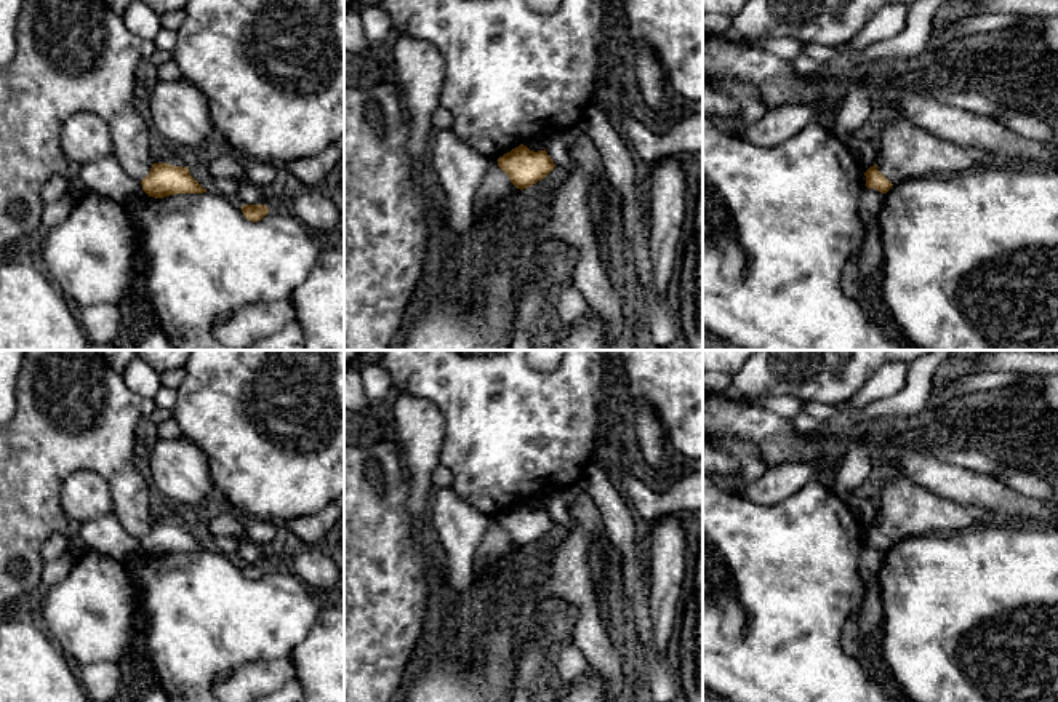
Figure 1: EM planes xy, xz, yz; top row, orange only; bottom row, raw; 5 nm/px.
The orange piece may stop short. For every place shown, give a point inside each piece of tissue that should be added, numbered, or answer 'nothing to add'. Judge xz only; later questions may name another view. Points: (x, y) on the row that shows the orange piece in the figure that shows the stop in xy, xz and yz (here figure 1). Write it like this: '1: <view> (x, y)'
nothing to add

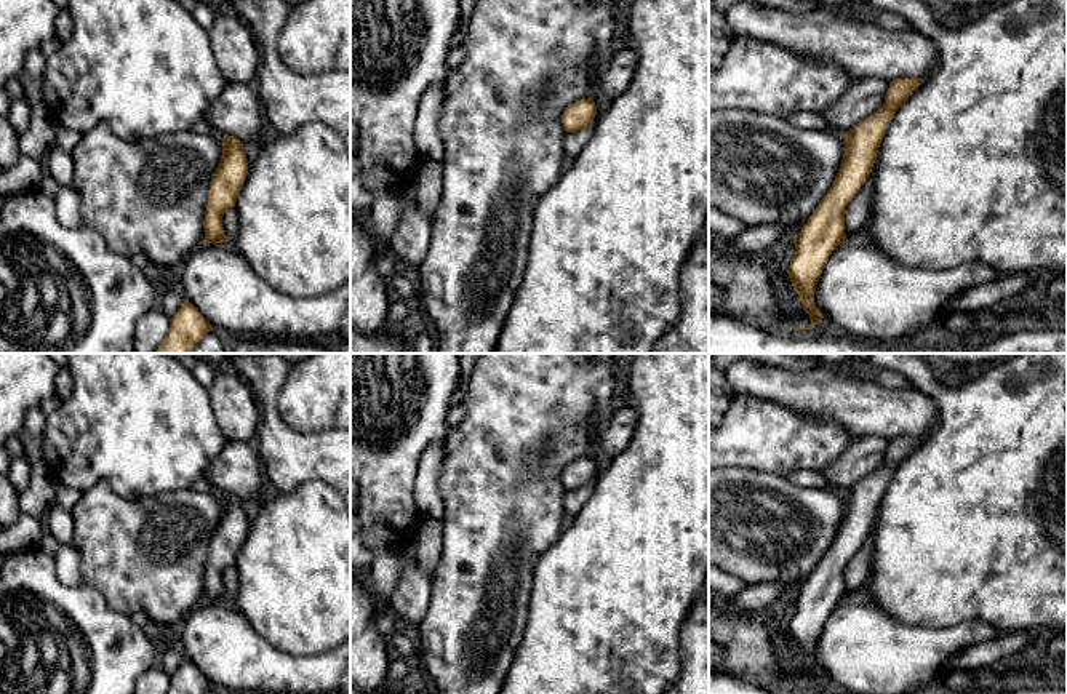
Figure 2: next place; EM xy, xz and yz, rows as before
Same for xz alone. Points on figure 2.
nothing to add

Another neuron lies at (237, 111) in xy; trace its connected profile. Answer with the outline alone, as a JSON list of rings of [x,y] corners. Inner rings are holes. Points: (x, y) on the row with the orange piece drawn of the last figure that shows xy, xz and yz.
[[[229,83],[211,102],[205,120],[221,138],[234,136],[243,144],[259,141],[264,110],[254,85]]]

